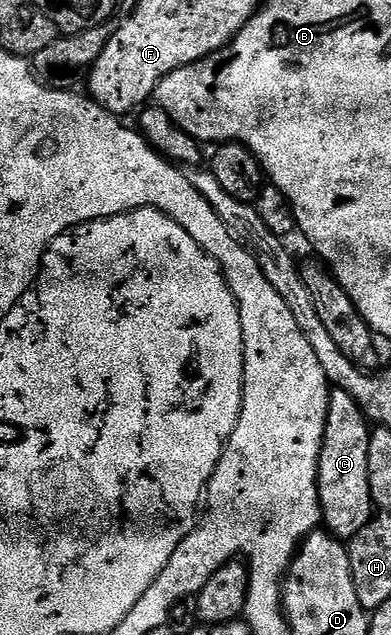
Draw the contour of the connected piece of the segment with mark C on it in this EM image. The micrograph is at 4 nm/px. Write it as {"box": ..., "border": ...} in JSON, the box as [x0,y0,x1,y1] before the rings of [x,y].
{"box":[319,387,373,538],"border":[[[336,387],[329,398],[329,414],[319,455],[319,510],[322,523],[340,538],[353,538],[365,530],[373,515],[369,490],[371,433],[361,406],[357,406],[355,399],[345,389]]]}

